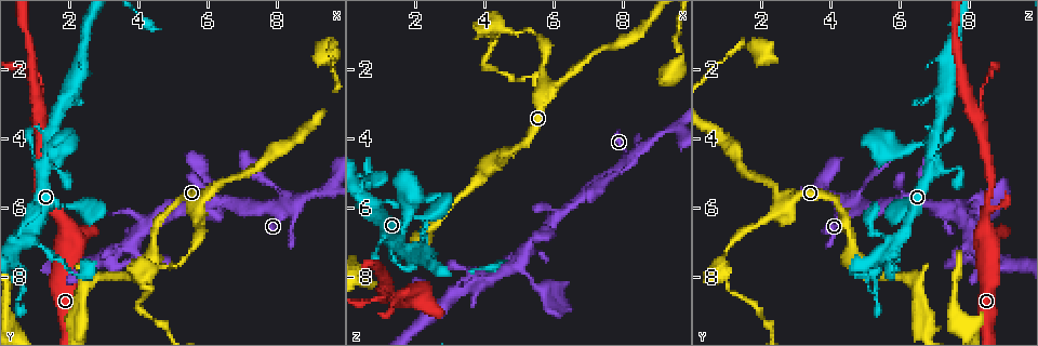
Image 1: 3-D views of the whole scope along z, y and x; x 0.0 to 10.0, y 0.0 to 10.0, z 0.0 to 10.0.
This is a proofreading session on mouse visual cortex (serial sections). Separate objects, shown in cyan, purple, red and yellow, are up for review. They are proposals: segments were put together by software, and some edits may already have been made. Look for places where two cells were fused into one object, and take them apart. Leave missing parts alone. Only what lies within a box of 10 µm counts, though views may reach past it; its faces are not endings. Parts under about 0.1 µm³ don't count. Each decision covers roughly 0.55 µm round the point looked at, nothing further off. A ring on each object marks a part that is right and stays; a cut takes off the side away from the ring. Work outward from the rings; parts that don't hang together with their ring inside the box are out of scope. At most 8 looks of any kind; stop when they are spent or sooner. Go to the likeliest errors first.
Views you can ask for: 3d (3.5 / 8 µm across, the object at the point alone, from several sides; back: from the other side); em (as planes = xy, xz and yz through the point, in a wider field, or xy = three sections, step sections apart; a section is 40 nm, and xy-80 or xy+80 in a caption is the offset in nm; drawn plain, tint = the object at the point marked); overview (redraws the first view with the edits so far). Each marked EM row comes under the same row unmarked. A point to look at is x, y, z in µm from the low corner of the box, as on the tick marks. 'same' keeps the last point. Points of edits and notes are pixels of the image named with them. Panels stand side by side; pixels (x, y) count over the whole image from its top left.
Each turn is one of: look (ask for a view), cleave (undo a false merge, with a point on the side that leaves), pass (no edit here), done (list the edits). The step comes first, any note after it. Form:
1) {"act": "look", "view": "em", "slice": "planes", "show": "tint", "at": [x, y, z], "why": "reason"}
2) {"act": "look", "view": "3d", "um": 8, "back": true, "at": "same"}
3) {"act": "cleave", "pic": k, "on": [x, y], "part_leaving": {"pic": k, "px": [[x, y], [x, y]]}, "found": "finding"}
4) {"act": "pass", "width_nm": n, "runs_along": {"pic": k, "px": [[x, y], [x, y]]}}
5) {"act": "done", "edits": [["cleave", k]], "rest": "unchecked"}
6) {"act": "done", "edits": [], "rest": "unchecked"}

{"act": "look", "view": "em", "slice": "xy", "step": 5, "show": "tint", "at": [4.20, 8.20, 1.05], "why": "abrupt turn"}

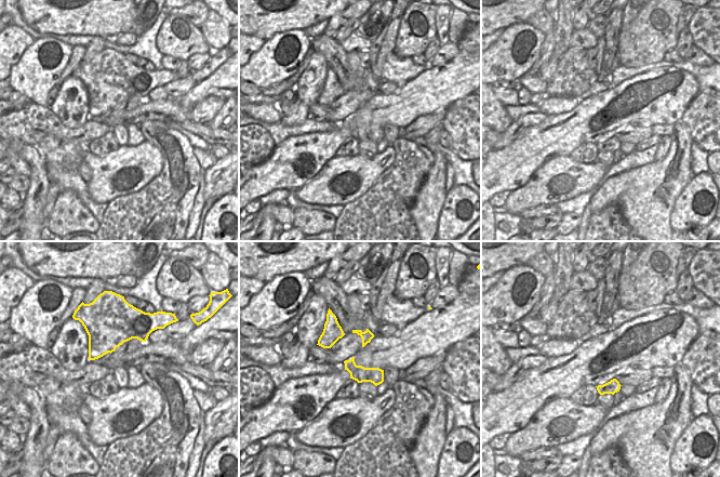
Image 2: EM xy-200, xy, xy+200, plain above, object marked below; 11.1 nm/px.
{"act": "look", "view": "3d", "um": 3.5, "at": "same"}

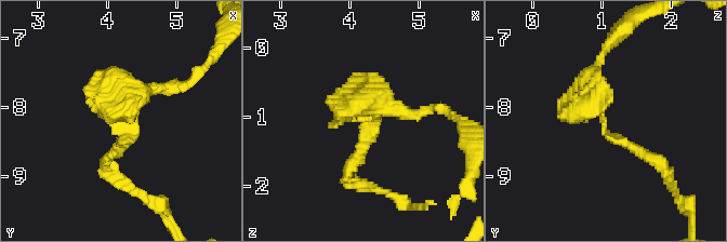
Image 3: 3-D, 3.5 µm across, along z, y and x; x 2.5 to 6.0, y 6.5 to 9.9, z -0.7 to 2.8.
{"act": "pass", "runs_along": {"pic": 3, "px": [[595, 86], [606, 130], [648, 156]]}, "found": "continuous, no second cell"}

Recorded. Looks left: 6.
{"act": "look", "view": "3d", "um": 3.5, "back": true, "at": [1.15, 3.30, 8.20], "why": "small branch off a trunk"}

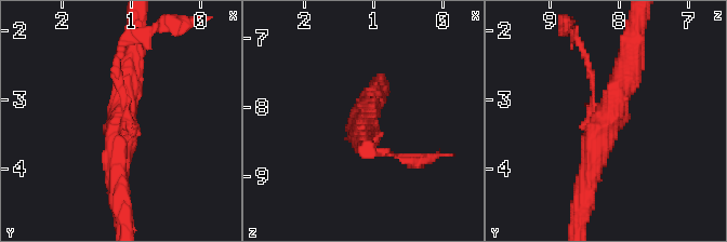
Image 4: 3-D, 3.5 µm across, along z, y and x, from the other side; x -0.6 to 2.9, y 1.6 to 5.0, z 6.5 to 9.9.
{"act": "look", "view": "em", "slice": "xy", "step": 3, "show": "tint", "at": [1.20, 3.25, 8.25], "arms": 3, "arm_widths_nm": [100, 300, 350], "why": "now the EM"}

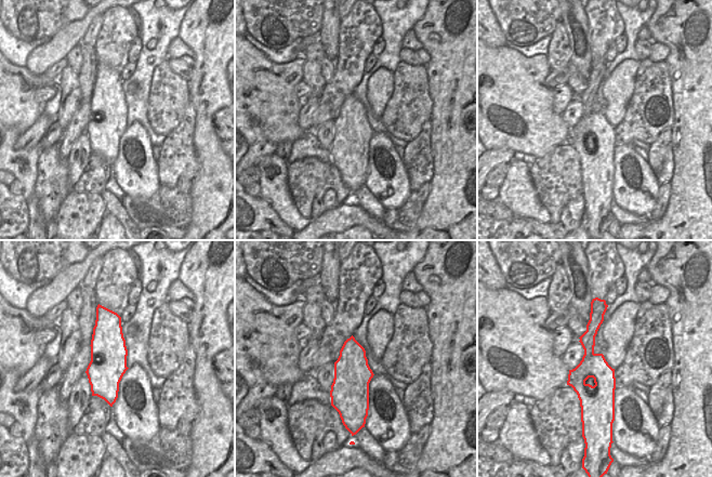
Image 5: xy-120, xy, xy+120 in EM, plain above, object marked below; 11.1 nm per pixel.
{"act": "pass", "runs_along": {"pic": 4, "px": [[584, 189], [629, 56]]}, "found": "one cell here"}

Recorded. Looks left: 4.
{"act": "look", "view": "3d", "um": 8, "at": [9.15, 5.55, 3.80], "why": "branch point"}

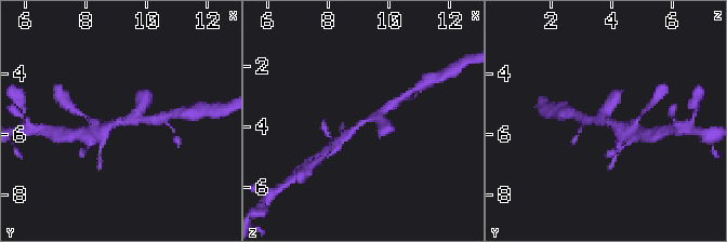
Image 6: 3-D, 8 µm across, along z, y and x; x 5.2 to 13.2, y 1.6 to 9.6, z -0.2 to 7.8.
{"act": "look", "view": "3d", "um": 3.5, "at": "same"}

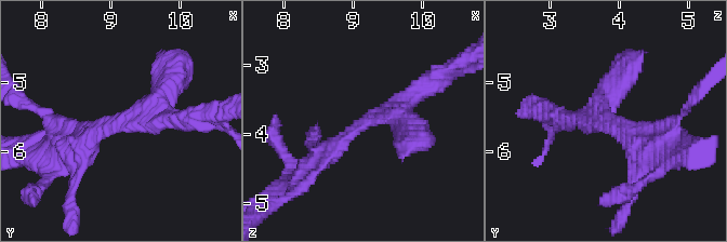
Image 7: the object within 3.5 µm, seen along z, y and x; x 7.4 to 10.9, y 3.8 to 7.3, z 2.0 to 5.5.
{"act": "look", "view": "em", "slice": "planes", "show": "tint", "at": [9.20, 5.55, 3.90], "why": "shape alone is not enough"}

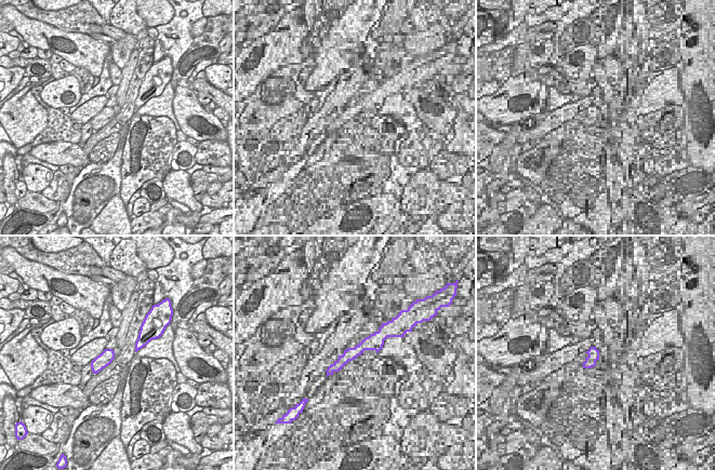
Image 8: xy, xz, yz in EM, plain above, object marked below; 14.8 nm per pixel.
{"act": "pass", "found": "all the same cell"}

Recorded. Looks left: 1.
{"act": "done", "edits": [], "rest": "unchecked"}

